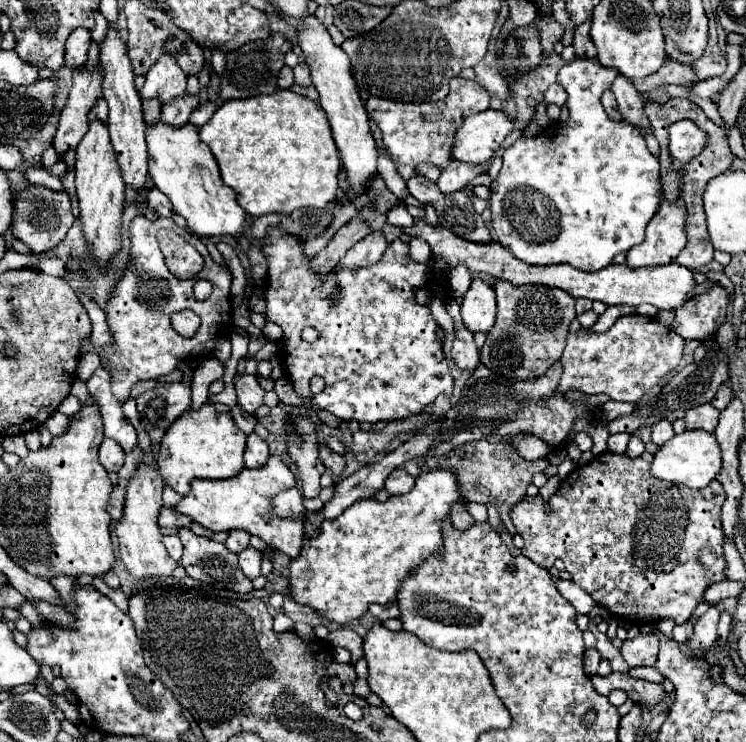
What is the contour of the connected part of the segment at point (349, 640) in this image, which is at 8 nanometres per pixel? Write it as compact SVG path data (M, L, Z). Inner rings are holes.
M337 630L337 632L331 632L327 636L329 644L333 646L343 646L347 650L351 650L353 658L357 658L359 654L363 654L363 644L361 644L361 636L353 630Z

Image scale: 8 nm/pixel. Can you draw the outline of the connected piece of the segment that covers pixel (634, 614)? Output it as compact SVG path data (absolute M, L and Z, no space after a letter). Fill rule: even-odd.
M613 452L599 454L589 464L575 468L561 482L561 488L547 502L549 510L541 496L527 496L511 508L511 520L525 540L521 550L523 556L541 568L549 568L555 558L561 558L571 580L591 594L597 606L607 608L615 618L631 622L633 626L653 624L661 618L673 618L677 624L683 624L705 600L705 590L711 584L725 580L725 534L721 530L725 494L717 480L703 490L659 480L651 474L651 462L653 456L647 452L637 458Z

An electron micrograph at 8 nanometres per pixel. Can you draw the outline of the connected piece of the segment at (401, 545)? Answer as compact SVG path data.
M433 470L433 472L427 472L427 474L421 474L417 476L417 482L413 486L411 492L403 494L403 496L391 496L387 502L377 502L377 500L361 500L361 502L355 502L355 506L347 508L339 518L333 518L333 520L327 520L323 522L323 526L319 526L319 534L315 538L307 538L303 540L303 546L301 546L301 552L297 558L291 560L289 564L289 590L291 590L291 596L297 604L301 606L309 606L313 608L317 614L321 614L323 618L331 620L331 622L337 622L337 624L349 624L351 620L357 620L361 618L365 612L367 612L367 606L377 602L377 604L389 604L389 602L395 602L395 596L397 596L397 588L401 584L401 580L411 574L419 564L423 564L435 550L441 550L441 544L443 544L443 536L441 536L441 520L445 516L451 514L451 506L463 498L459 496L459 488L457 488L457 480L455 480L455 474L449 472L449 470Z

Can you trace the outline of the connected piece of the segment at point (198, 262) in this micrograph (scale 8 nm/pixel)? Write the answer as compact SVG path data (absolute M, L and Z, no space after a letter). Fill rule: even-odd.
M161 230L157 234L157 240L165 256L167 268L179 280L191 280L203 268L203 256L191 244L187 244L183 236L175 234L173 230Z

